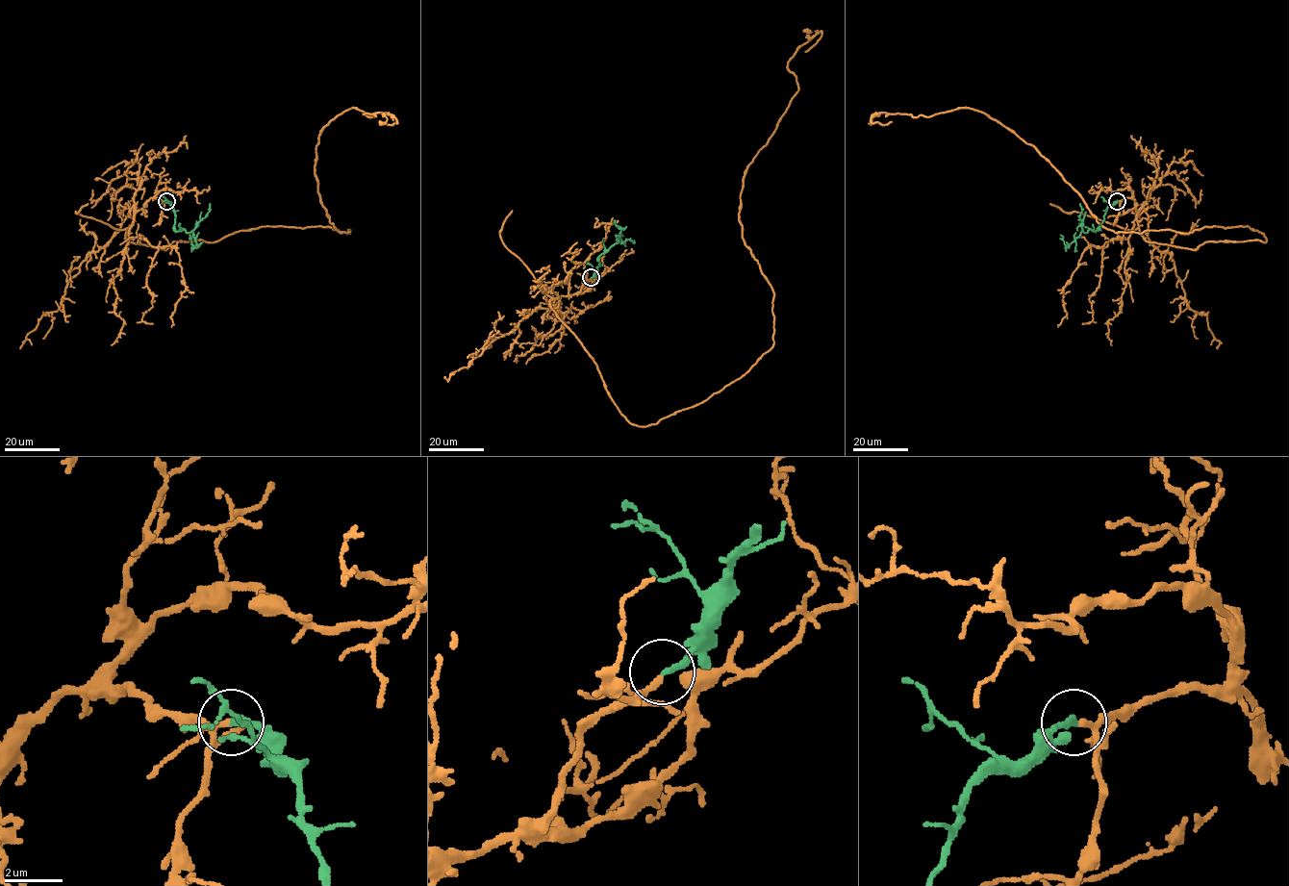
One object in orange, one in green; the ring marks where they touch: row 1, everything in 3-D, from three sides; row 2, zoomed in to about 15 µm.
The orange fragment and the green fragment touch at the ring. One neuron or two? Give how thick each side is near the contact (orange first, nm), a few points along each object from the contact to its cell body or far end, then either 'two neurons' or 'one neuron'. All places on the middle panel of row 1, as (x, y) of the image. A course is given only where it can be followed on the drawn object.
150/220 nm | orange via (591, 278), (549, 306), (631, 423), (772, 346), (740, 195), (821, 31), (805, 52) | green via (591, 277), (599, 265), (598, 256), (616, 242), (620, 230), (614, 220) | one neuron

